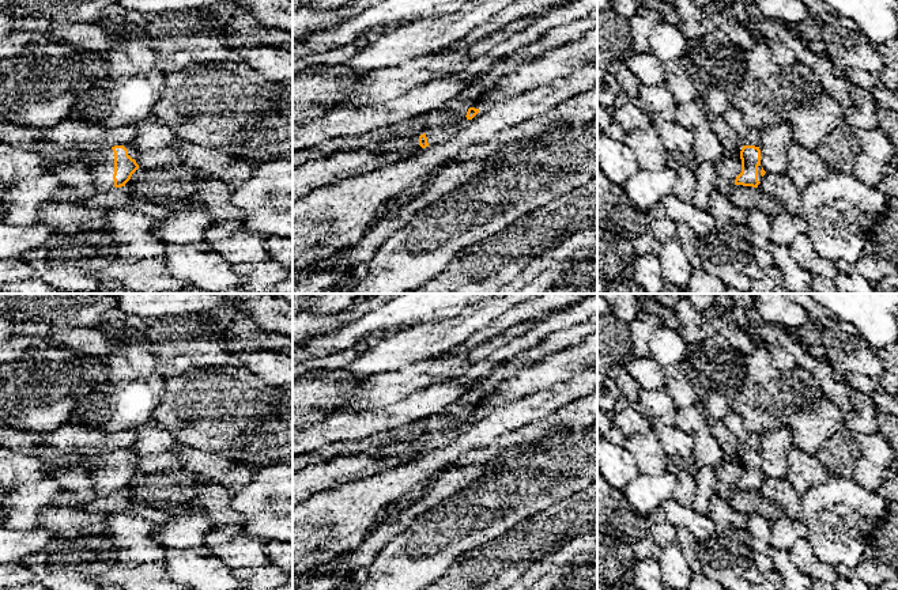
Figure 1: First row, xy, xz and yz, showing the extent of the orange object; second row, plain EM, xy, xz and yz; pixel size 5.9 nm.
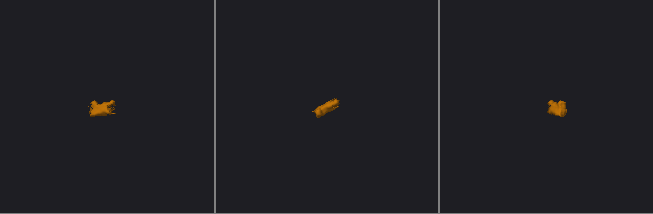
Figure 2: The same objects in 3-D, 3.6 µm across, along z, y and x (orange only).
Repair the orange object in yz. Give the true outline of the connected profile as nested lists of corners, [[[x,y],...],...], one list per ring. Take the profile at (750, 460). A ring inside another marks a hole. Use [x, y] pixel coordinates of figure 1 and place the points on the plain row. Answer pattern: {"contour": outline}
{"contour": [[[743,450],[740,455],[742,477],[736,481],[735,489],[758,492],[765,480],[761,470],[761,454],[755,450]]]}

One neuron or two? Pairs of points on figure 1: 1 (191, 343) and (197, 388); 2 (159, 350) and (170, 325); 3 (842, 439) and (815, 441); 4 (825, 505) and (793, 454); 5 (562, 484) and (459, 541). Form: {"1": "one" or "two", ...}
{"1": "two", "2": "one", "3": "two", "4": "two", "5": "one"}

